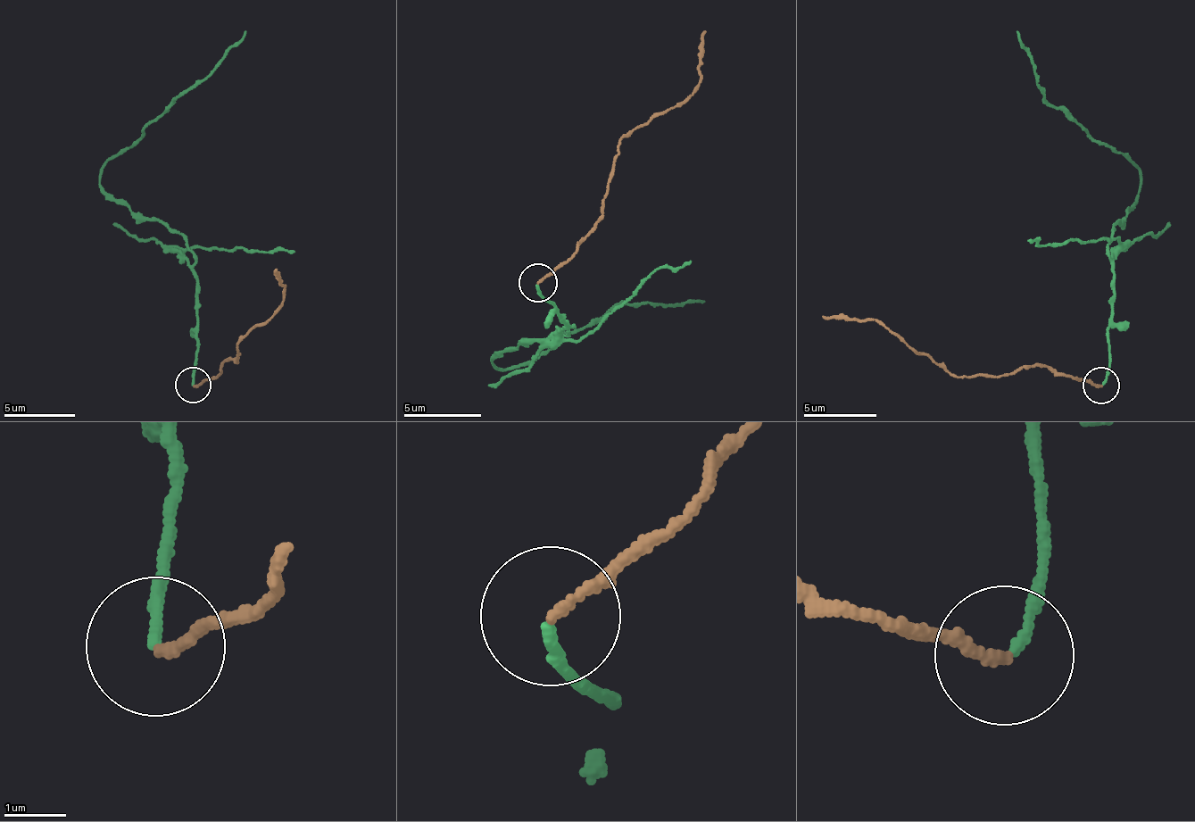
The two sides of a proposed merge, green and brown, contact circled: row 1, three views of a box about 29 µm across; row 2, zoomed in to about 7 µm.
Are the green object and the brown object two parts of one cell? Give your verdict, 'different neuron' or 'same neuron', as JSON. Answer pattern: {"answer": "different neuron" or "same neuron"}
{"answer": "different neuron"}

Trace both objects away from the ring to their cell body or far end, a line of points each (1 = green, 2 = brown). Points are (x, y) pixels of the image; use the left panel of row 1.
1: (193, 386), (194, 253), (166, 224), (142, 222), (121, 206), (99, 171), (183, 89), (196, 88), (244, 29)
2: (193, 386), (215, 379), (233, 357), (238, 362), (236, 352), (253, 328), (267, 325), (282, 297), (278, 268)

